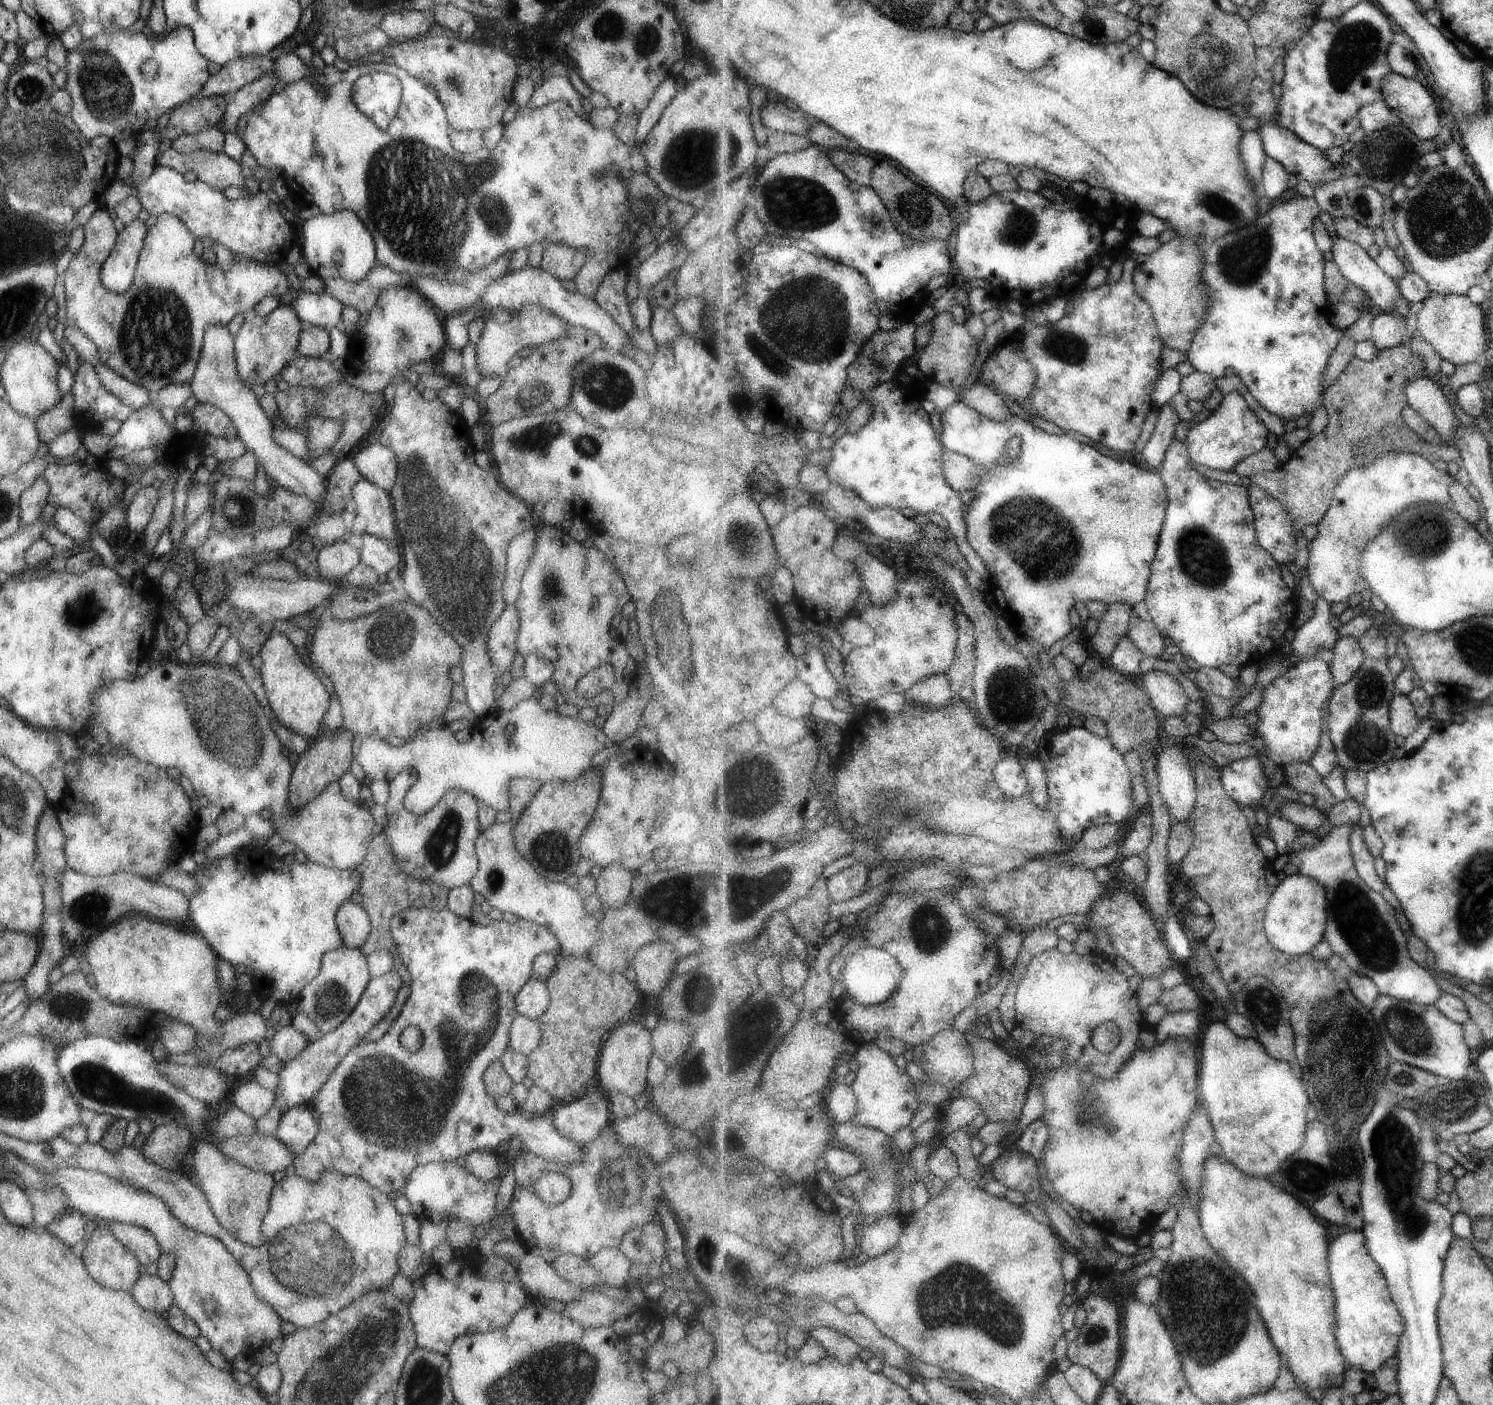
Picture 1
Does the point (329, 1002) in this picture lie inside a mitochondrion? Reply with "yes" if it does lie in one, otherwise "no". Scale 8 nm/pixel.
yes

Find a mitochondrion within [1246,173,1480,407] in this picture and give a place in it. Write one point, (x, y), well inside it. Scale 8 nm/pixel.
(1362, 207)

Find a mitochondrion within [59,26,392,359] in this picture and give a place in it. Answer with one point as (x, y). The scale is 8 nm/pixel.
(104, 88)

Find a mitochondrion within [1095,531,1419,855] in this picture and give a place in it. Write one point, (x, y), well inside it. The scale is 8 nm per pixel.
(1366, 739)

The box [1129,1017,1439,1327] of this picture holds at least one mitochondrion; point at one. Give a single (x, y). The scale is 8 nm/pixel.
(1392, 1135)

